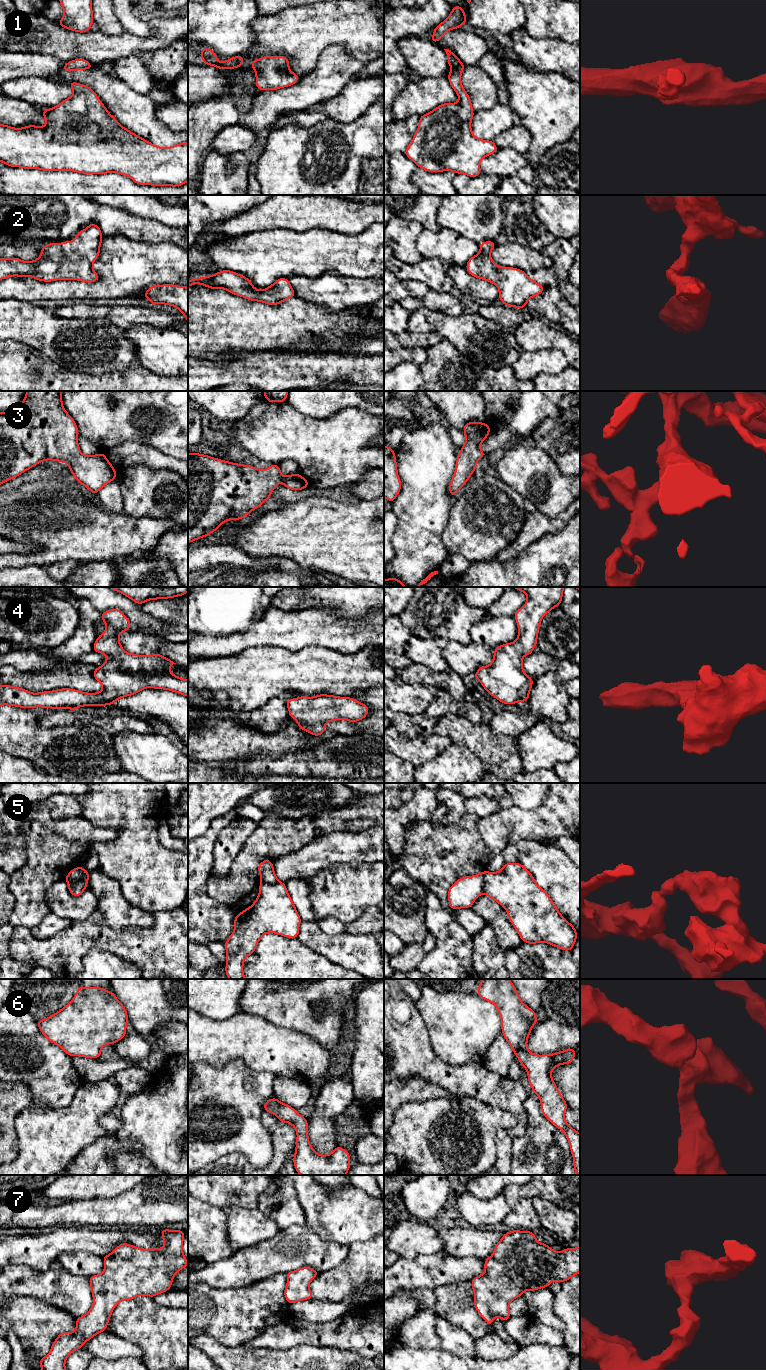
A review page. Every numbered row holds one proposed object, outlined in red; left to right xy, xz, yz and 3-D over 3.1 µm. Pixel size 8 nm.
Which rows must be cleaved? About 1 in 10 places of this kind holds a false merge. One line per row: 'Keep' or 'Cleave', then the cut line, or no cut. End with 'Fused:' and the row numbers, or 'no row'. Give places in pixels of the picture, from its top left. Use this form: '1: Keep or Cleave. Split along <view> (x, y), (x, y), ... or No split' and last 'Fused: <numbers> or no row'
1: Keep. No split
2: Keep. No split
3: Keep. No split
4: Keep. No split
5: Cleave. Split along xy (84, 869), (76, 880), (73, 880), (68, 875)
6: Keep. No split
7: Keep. No split
Fused: 5

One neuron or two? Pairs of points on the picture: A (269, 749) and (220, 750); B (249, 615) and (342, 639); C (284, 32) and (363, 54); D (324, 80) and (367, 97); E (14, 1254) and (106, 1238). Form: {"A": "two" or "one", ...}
{"A": "one", "B": "two", "C": "one", "D": "two", "E": "one"}

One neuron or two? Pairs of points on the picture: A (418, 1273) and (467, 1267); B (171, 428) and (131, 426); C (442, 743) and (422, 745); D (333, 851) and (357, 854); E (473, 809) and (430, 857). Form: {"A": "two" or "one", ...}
{"A": "one", "B": "one", "C": "one", "D": "one", "E": "one"}

